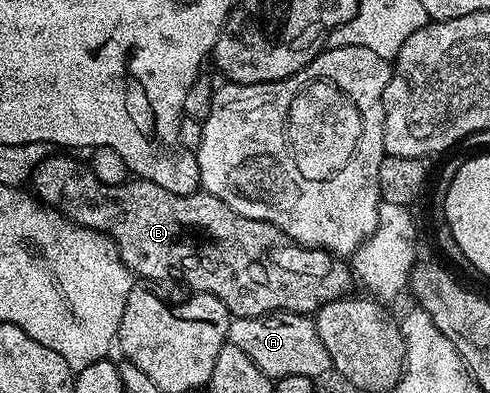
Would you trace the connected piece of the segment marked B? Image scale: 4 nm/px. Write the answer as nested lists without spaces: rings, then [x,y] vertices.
[[[50,155],[35,167],[31,178],[31,189],[37,200],[42,205],[47,205],[51,209],[60,211],[67,220],[73,222],[75,225],[82,225],[85,229],[98,229],[100,233],[106,233],[108,237],[112,237],[114,243],[117,244],[121,262],[129,268],[130,273],[136,275],[138,278],[146,277],[146,279],[141,278],[146,282],[169,281],[174,277],[175,280],[182,281],[185,285],[190,285],[190,290],[193,293],[210,293],[211,295],[215,295],[215,299],[219,299],[229,308],[230,314],[233,317],[261,317],[264,313],[280,312],[313,315],[327,303],[338,301],[339,298],[346,296],[352,290],[349,288],[352,287],[353,281],[355,282],[355,274],[342,258],[329,253],[326,249],[311,249],[307,245],[299,245],[295,241],[290,241],[288,235],[283,231],[279,231],[279,227],[275,227],[266,221],[247,219],[235,211],[231,211],[231,207],[227,207],[219,199],[215,199],[215,195],[204,191],[188,193],[187,195],[175,195],[171,191],[163,191],[163,187],[159,187],[155,183],[140,179],[130,179],[124,181],[122,185],[108,185],[95,176],[93,170],[89,168],[84,160],[76,161],[73,158],[76,156],[73,155],[61,156],[65,157]]]

